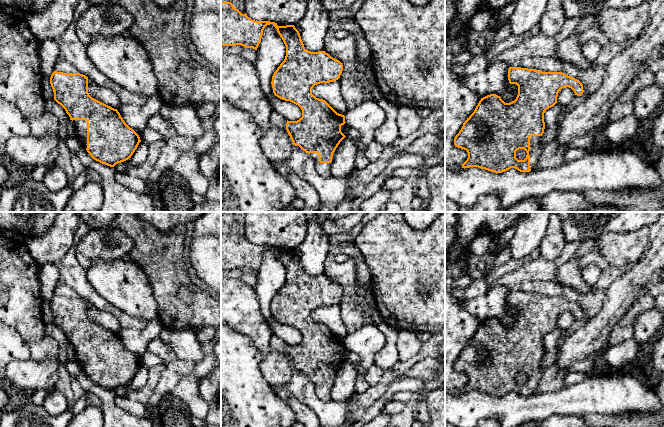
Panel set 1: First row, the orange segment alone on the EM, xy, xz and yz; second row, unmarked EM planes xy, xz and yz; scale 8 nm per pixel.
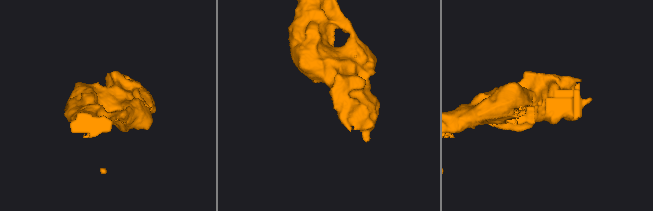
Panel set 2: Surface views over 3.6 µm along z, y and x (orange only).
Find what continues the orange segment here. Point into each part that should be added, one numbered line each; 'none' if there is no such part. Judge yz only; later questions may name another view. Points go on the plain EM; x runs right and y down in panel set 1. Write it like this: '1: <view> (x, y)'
1: yz (536, 373)

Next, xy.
1: xy (80, 350)

